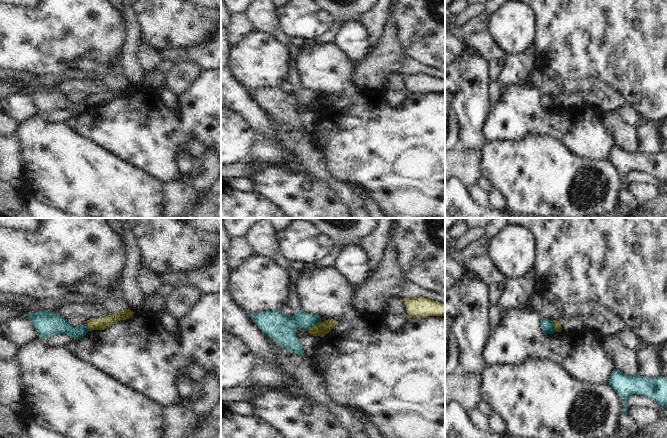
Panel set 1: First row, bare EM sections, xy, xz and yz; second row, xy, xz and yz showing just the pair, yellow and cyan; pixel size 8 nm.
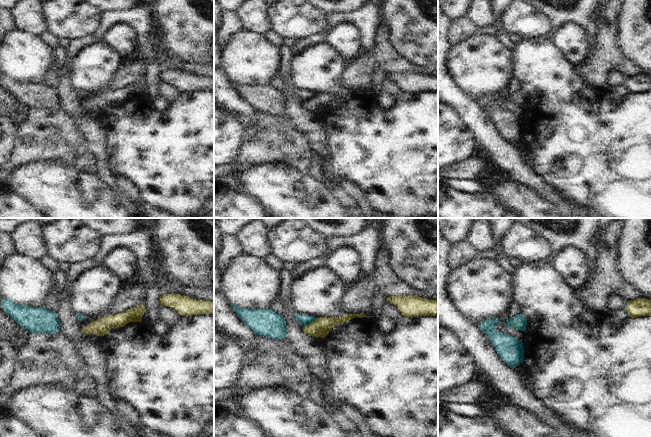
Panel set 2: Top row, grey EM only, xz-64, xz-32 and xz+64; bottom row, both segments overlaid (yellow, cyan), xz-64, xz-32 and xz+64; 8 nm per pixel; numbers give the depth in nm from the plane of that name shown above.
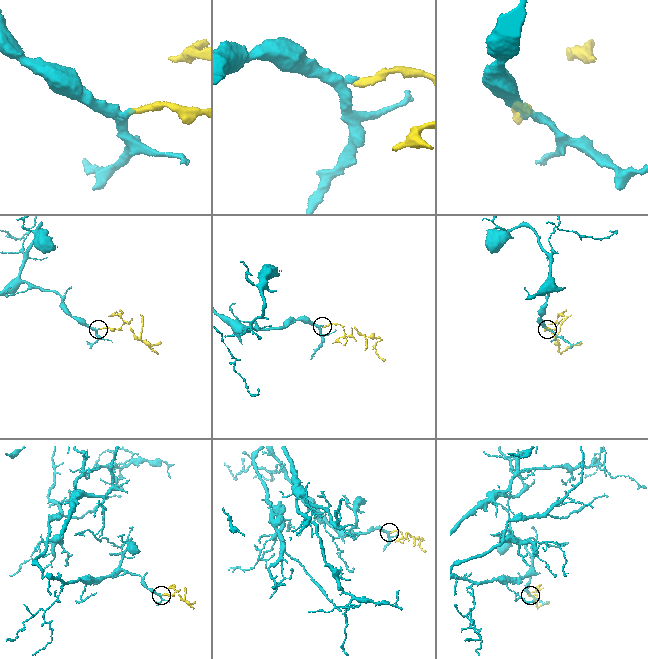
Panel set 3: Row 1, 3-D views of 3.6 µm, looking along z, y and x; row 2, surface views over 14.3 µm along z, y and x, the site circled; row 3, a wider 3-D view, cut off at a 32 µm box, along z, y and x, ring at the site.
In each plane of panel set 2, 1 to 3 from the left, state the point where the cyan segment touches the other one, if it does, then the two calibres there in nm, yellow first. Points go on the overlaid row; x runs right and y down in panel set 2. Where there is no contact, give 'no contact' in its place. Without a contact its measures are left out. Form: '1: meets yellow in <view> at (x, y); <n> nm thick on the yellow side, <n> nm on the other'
1: no contact
2: meets yellow in xz-32 at (309, 323); 160 nm thick on the yellow side, 90 nm on the other
3: no contact

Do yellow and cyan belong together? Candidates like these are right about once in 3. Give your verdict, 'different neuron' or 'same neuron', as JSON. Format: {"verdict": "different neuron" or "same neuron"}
{"verdict": "different neuron"}

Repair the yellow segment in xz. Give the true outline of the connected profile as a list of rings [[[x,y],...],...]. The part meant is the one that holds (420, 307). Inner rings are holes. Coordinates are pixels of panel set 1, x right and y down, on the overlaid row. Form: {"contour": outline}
{"contour": [[[424,297],[404,298],[409,318],[426,318],[428,316],[445,316],[445,303]]]}

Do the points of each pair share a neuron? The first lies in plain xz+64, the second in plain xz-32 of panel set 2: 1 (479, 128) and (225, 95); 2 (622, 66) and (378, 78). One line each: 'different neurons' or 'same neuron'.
1: same neuron
2: different neurons

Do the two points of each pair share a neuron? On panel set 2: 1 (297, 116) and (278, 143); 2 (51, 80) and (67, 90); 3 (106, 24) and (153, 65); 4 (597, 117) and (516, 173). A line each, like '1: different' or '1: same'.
1: different
2: different
3: same
4: different

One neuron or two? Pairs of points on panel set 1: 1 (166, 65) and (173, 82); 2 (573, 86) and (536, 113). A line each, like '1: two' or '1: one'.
1: two
2: two

